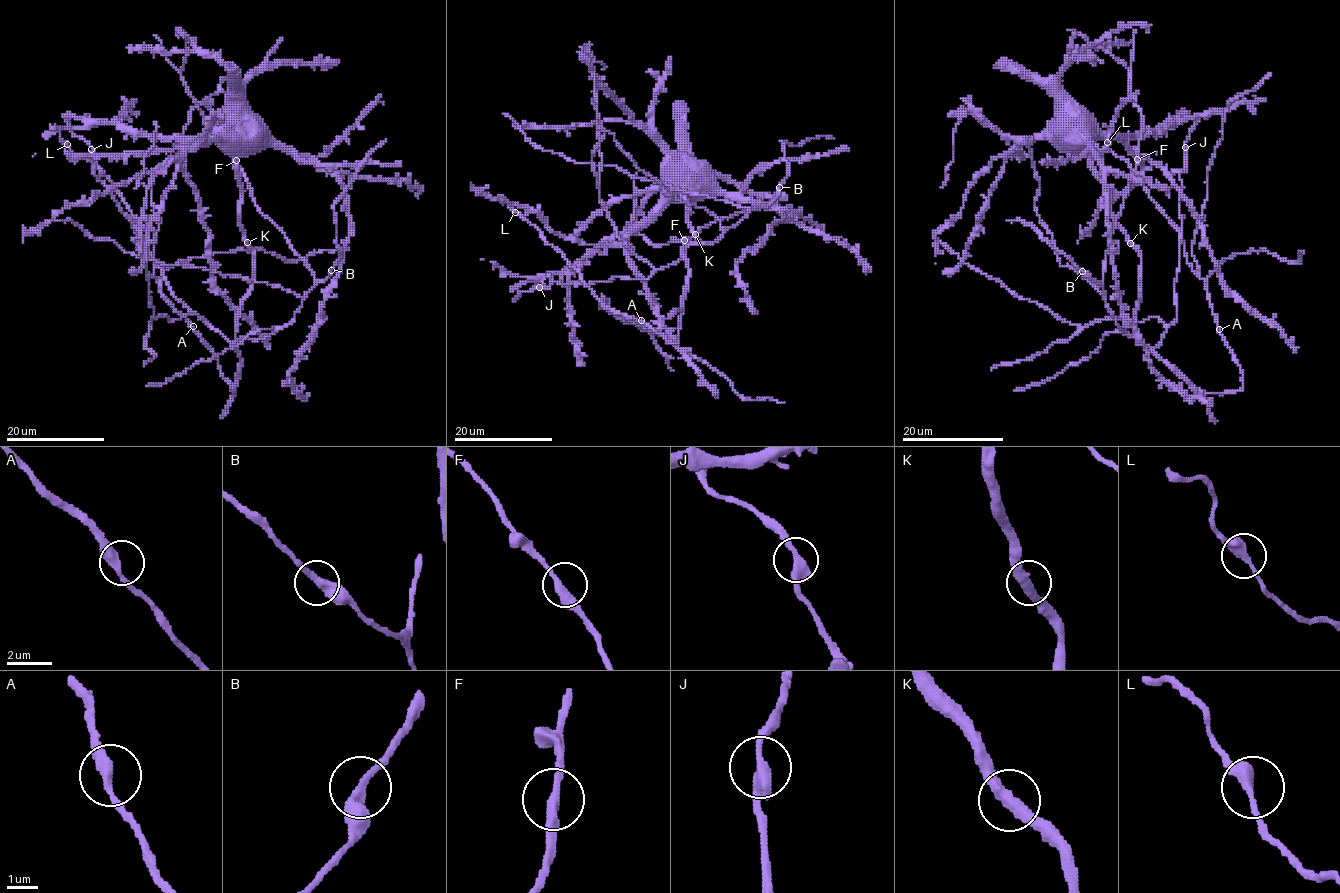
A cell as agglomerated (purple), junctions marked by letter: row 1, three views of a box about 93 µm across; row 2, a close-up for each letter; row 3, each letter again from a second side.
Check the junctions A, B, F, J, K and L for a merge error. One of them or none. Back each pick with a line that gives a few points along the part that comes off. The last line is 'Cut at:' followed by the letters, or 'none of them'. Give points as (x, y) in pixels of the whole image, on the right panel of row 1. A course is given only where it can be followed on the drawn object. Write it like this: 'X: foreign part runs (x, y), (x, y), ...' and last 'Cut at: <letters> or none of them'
Cut at: none of them

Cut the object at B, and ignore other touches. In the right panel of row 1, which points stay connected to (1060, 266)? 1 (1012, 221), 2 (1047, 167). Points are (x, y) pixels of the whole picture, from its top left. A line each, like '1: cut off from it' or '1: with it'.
1: with it
2: with it

